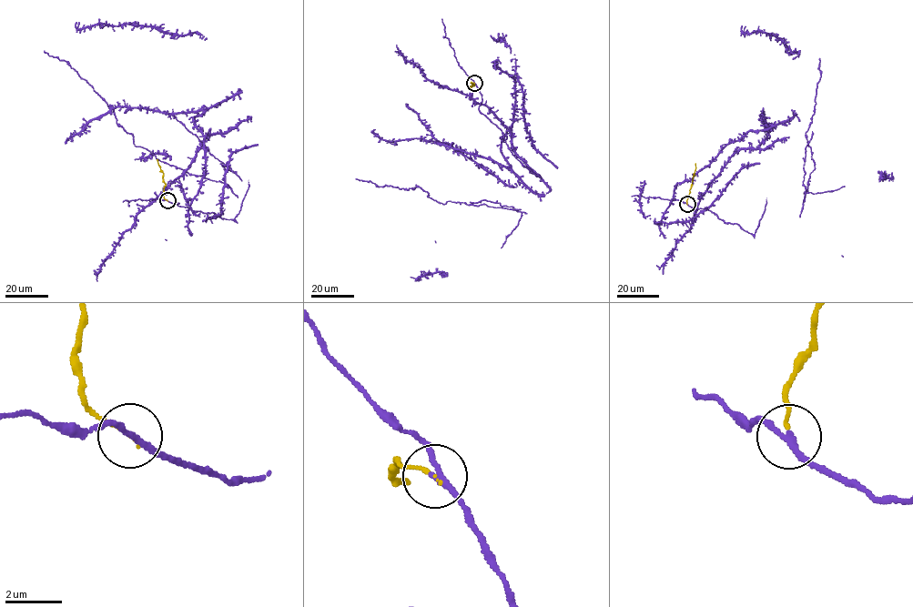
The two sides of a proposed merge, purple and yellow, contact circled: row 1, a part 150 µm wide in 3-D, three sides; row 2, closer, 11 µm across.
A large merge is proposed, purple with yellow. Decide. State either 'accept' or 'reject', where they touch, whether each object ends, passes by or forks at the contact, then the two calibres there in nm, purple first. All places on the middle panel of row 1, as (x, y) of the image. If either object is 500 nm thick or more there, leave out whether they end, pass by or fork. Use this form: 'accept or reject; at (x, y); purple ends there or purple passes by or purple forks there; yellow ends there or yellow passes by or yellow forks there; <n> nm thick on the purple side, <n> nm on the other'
accept; at (474, 83); purple passes by; yellow ends there; 200 nm thick on the purple side, 100 nm on the other

